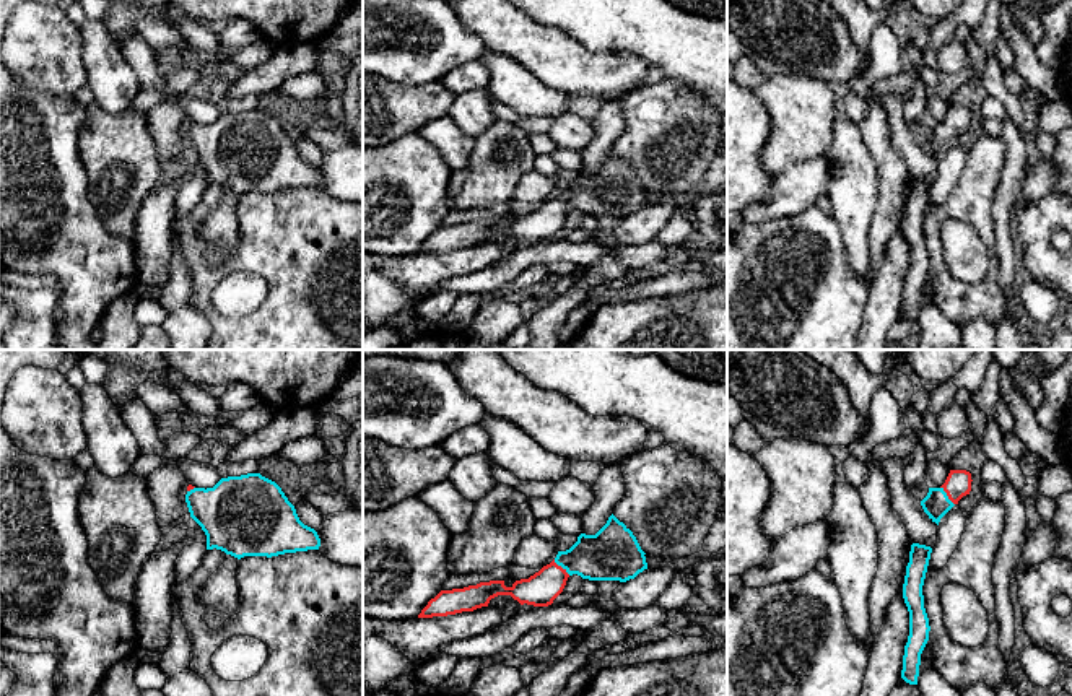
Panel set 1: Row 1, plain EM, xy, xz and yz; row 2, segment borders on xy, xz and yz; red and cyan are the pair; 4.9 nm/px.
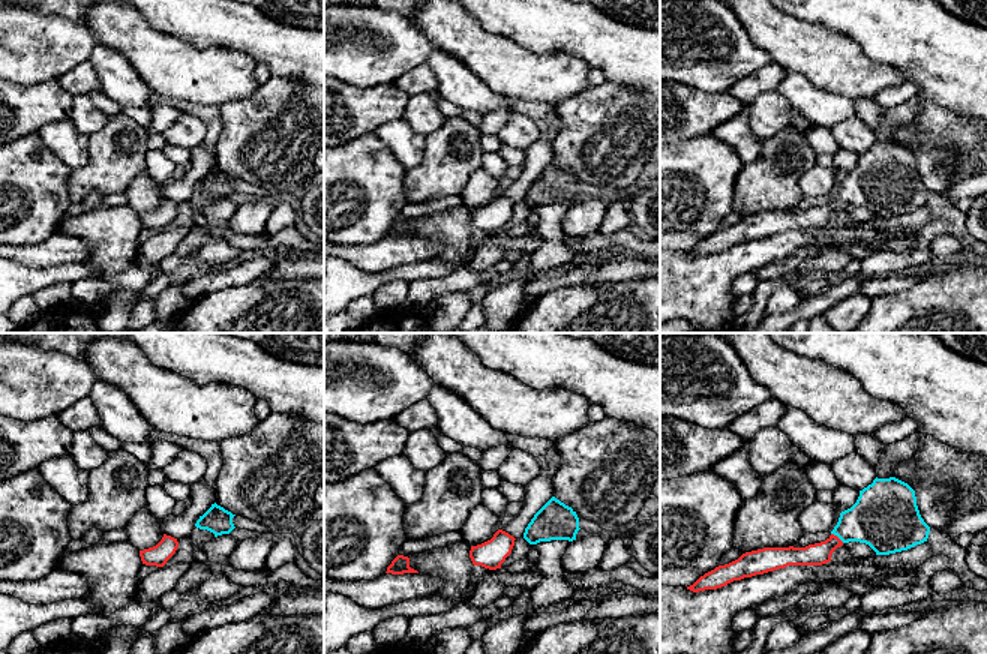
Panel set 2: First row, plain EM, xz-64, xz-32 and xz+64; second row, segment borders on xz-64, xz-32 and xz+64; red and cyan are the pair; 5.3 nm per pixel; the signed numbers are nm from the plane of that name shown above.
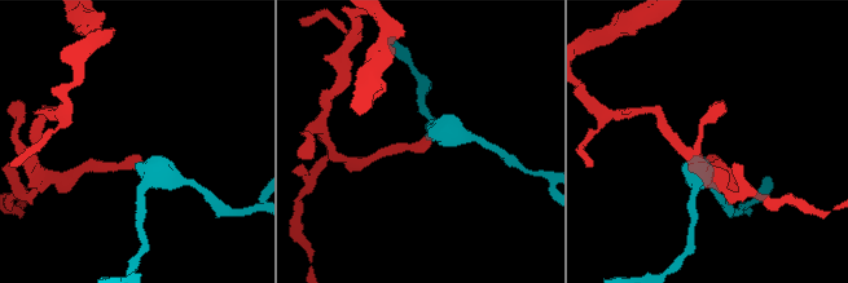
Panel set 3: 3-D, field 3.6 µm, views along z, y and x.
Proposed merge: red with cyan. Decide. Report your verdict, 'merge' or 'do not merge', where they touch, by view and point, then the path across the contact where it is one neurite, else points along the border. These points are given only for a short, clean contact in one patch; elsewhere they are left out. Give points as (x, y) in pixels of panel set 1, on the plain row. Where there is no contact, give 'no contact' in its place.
merge | xz (560, 202) | across xz (540, 225), (560, 202), (581, 194), (609, 191)

